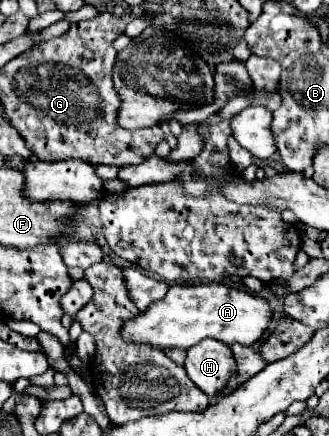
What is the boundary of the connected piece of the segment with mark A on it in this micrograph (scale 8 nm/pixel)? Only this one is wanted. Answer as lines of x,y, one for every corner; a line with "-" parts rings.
223,283
205,285
173,285
165,299
153,303
147,311
125,321
121,337
133,343
149,343
161,351
165,349
189,349
195,343
211,337
225,345
241,343
251,345
267,329
271,307
263,297
239,291
239,287
227,287

